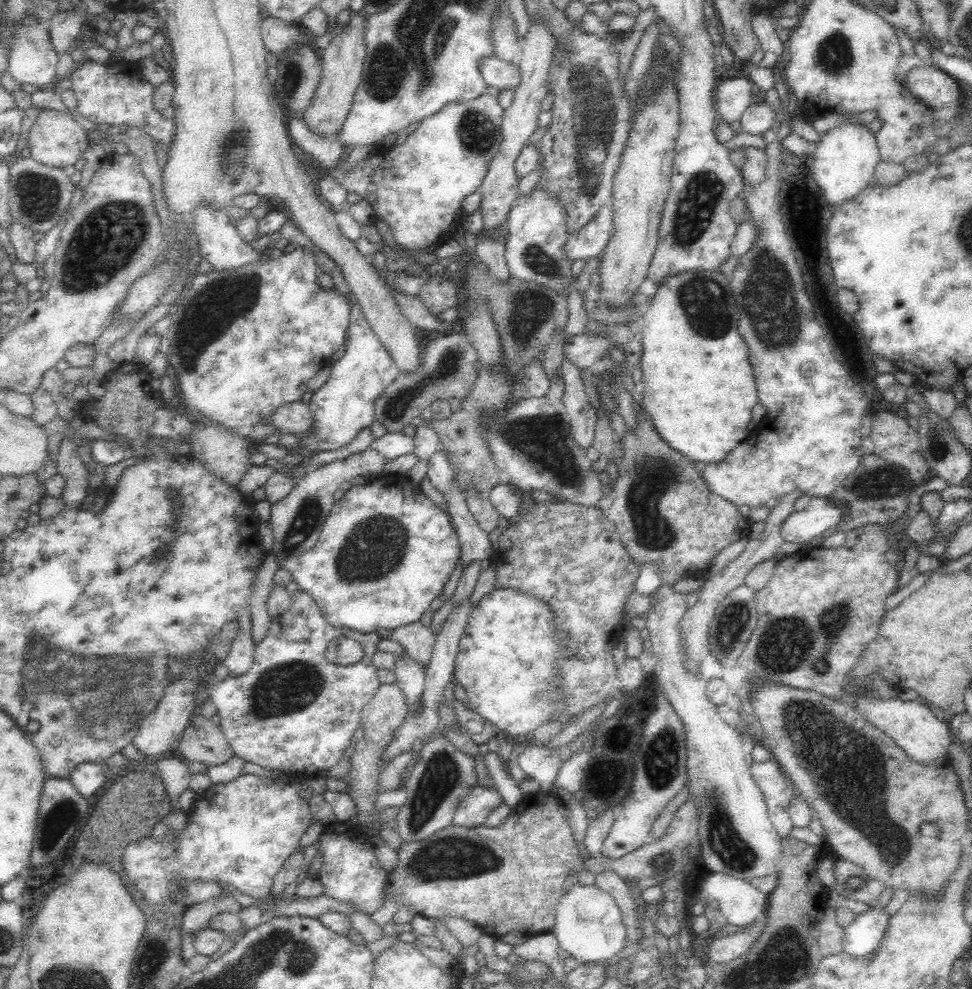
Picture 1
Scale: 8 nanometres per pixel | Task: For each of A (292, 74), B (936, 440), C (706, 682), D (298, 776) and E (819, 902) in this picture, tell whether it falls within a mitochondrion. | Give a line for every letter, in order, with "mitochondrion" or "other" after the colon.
A: mitochondrion
B: mitochondrion
C: other
D: other
E: other

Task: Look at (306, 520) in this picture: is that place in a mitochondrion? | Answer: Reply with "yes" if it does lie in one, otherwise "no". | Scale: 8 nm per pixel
yes

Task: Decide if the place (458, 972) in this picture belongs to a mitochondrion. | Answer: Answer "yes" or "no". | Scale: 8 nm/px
no

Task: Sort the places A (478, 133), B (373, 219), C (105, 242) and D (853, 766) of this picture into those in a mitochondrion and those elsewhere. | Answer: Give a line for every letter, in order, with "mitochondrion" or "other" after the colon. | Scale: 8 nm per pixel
A: mitochondrion
B: other
C: mitochondrion
D: mitochondrion

